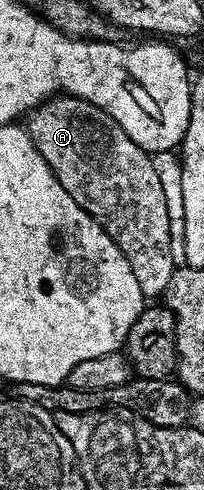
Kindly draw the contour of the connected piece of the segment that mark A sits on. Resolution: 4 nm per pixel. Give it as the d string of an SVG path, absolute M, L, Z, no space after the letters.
M49 98L27 115L26 129L34 140L42 160L46 160L46 164L54 172L58 184L62 184L62 188L66 188L66 192L74 196L77 204L112 237L114 244L118 244L118 248L130 264L130 272L134 272L138 280L138 288L142 288L145 299L159 299L170 284L172 273L177 266L170 254L171 220L167 210L166 194L162 192L161 181L154 173L152 154L138 148L138 144L134 144L134 140L130 140L130 136L122 132L122 128L111 116L90 104L85 98Z

